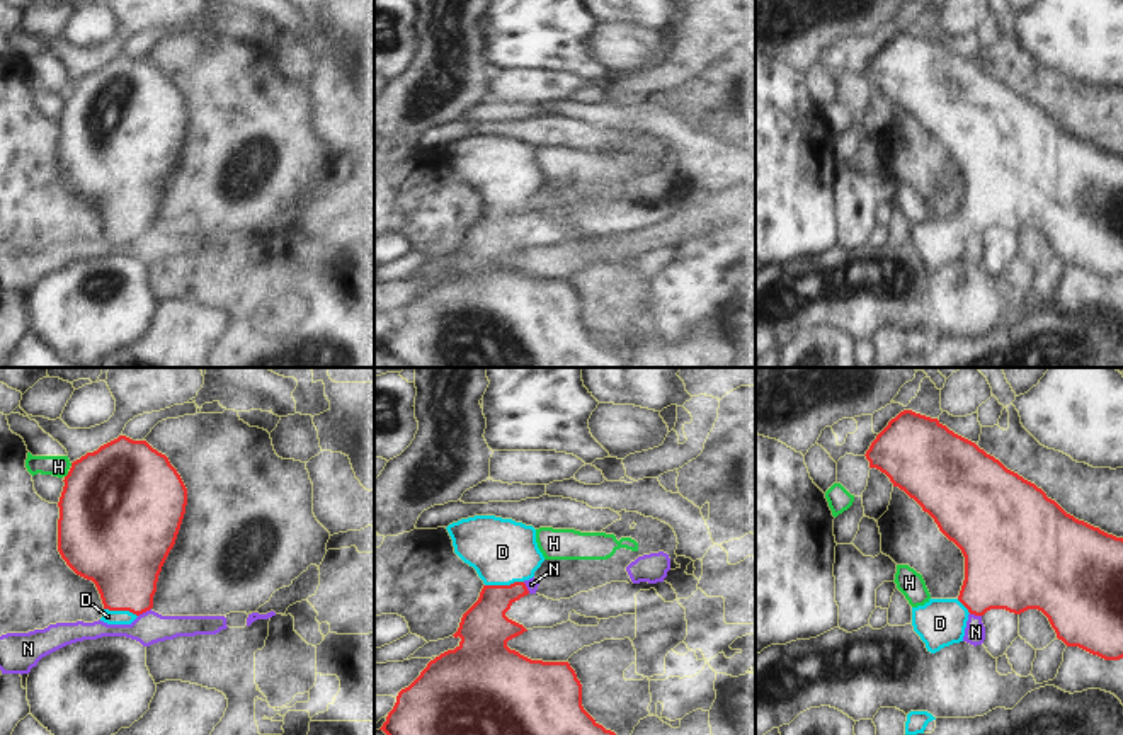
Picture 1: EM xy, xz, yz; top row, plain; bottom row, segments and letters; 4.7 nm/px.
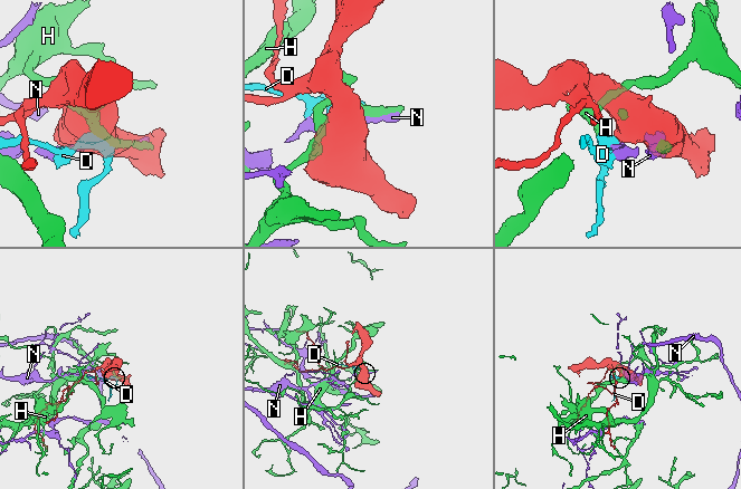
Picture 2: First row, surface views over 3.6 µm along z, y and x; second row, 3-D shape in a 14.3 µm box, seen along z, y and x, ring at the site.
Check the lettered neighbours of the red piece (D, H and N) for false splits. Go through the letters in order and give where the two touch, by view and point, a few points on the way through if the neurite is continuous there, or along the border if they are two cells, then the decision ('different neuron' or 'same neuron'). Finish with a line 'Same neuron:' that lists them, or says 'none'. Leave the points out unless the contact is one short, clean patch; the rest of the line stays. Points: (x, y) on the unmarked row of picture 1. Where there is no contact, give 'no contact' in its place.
D: xz (504, 205) | across xz (484, 249), (489, 228), (504, 205), (502, 170) | same neuron
H: xy (67, 94) | different neuron
N: xy (143, 230) | along xy (150, 227), (138, 235) | different neuron
Same neuron: D

